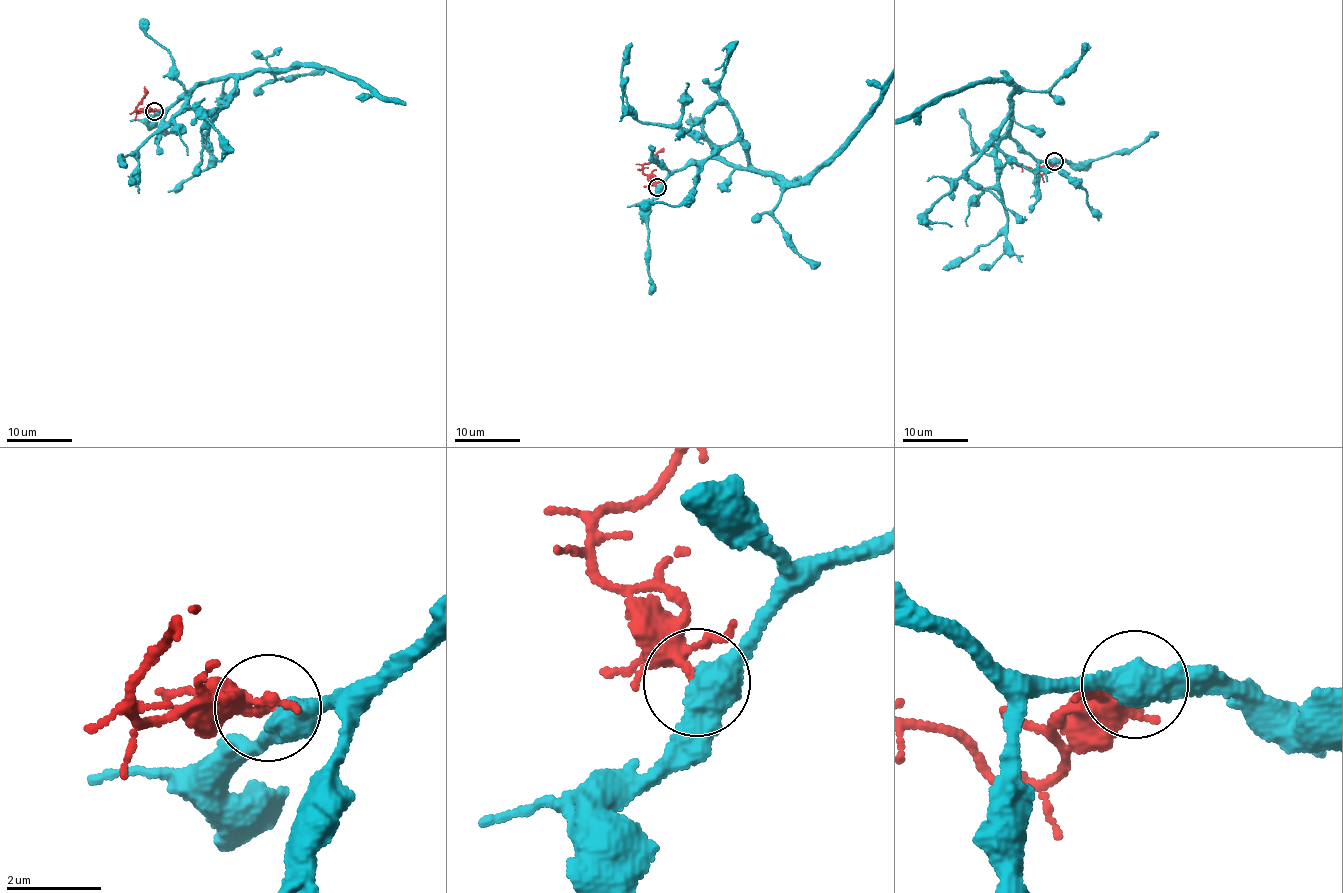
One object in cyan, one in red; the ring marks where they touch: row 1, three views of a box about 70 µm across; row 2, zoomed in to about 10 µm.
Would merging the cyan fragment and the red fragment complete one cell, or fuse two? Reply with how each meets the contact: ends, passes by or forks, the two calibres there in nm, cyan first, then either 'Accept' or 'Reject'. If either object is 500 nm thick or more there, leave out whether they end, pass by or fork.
Thickness 550 nm (cyan) against 180 nm. Reject

